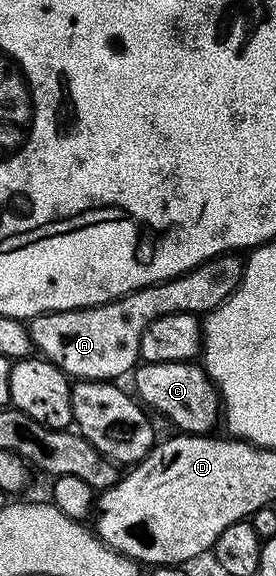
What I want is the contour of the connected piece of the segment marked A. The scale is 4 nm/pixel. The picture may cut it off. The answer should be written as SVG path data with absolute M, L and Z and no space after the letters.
M218 256L202 262L193 270L180 274L177 278L169 278L165 282L157 282L153 286L145 286L141 290L129 290L126 298L117 298L114 302L102 301L99 306L91 306L83 310L57 310L54 314L38 314L28 323L27 329L36 353L47 362L53 362L70 379L89 379L91 381L108 382L121 380L138 365L141 358L141 337L147 324L156 318L168 314L204 315L212 312L233 295L233 291L241 283L243 273L242 259L237 256Z

